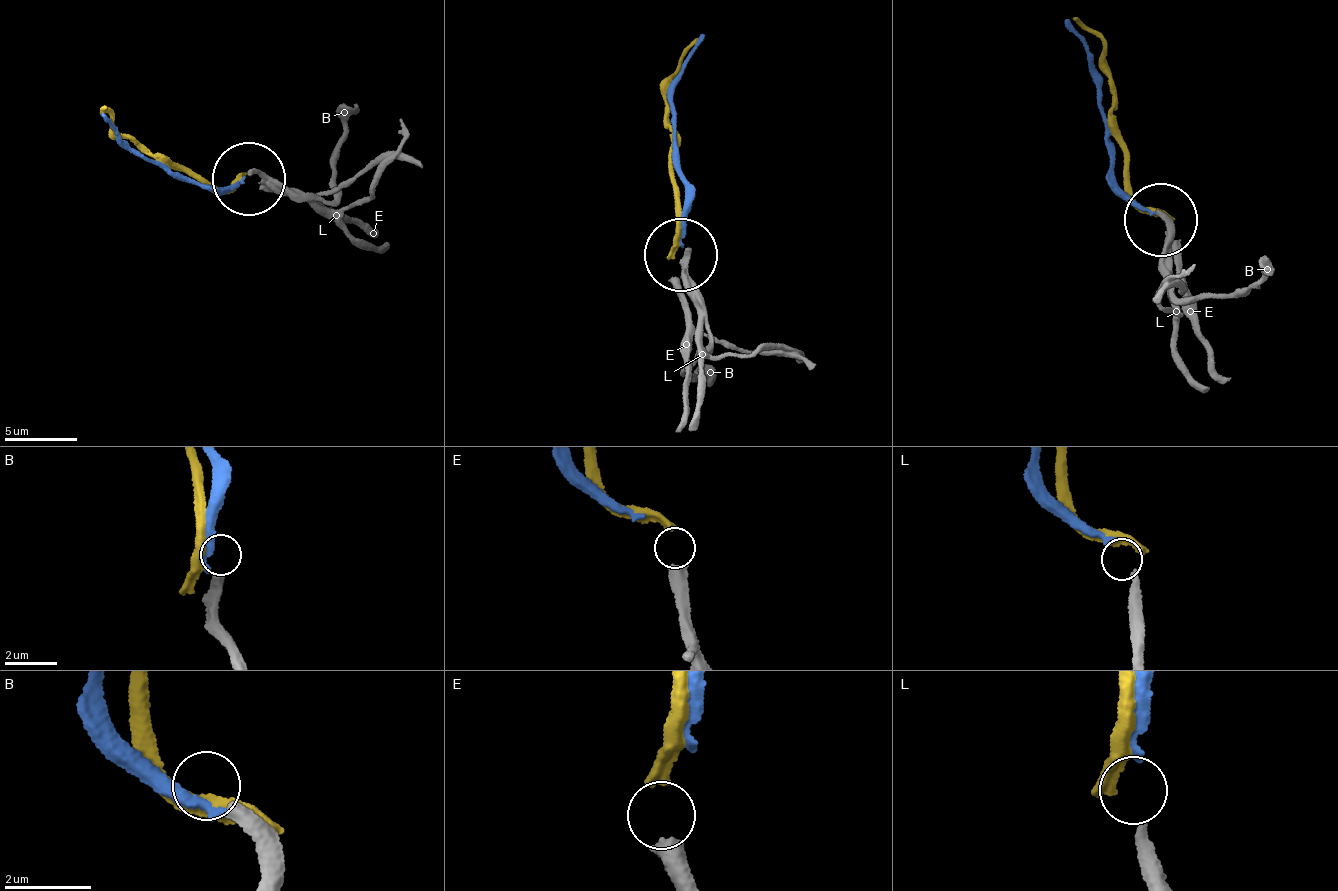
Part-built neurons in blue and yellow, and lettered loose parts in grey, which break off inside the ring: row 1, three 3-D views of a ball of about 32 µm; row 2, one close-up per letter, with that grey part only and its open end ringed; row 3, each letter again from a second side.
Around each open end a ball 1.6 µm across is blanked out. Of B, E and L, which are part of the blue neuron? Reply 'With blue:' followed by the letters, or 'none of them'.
With blue: L

